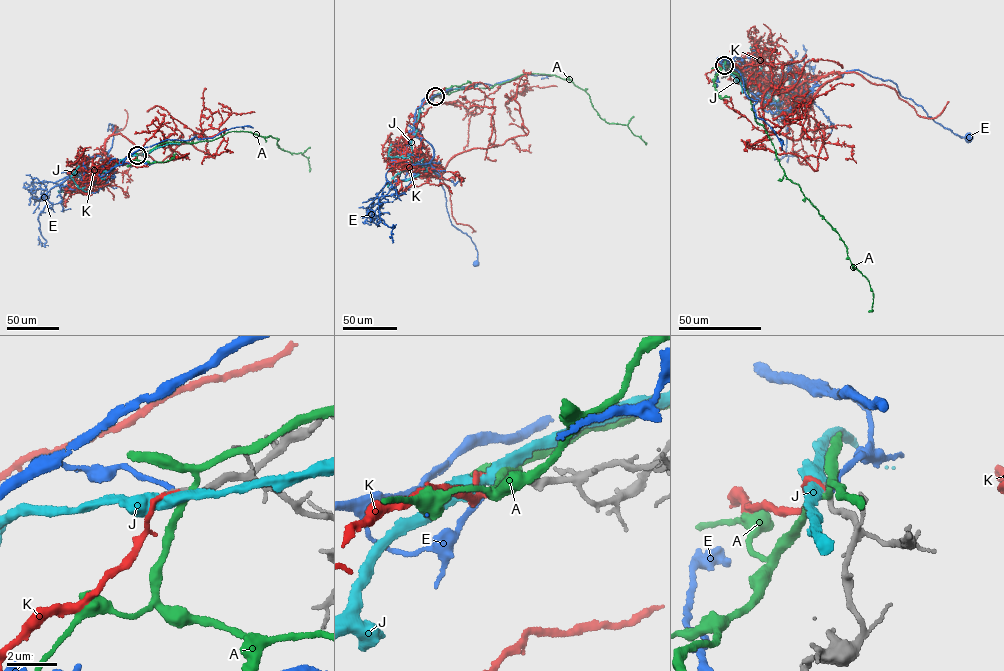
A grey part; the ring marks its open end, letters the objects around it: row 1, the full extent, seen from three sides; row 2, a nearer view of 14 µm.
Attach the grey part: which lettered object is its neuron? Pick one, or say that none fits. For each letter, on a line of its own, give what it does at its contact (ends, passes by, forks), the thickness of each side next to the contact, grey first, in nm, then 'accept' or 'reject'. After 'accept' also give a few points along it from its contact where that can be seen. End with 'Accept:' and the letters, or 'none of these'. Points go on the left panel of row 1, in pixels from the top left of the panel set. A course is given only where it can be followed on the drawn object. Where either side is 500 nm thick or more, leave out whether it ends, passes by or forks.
A: it forks there; 340 nm thick on the grey side, 190 nm on the other; reject
E: it ends there; 280 nm thick on the grey side, 190 nm on the other; reject
J: it passes by; 300 nm thick on the grey side, 400 nm on the other; reject
K: it ends there; 300 nm thick on the grey side, 140 nm on the other; accept; it runs (137, 155), (107, 171), (104, 145), (215, 156), (225, 129), (171, 116)
Accept: K

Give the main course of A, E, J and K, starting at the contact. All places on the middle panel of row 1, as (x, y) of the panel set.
A: (436, 96), (493, 87), (523, 74), (555, 75), (584, 90), (601, 118), (626, 124), (645, 142)
E: (435, 96), (416, 109), (414, 135), (433, 150), (424, 168), (439, 175), (451, 223), (470, 238), (476, 263)
J: (435, 96), (421, 105), (411, 144), (412, 160), (435, 168), (428, 172)
K: (435, 96), (415, 124), (433, 176), (452, 157), (527, 134), (515, 100), (521, 79), (471, 102)

